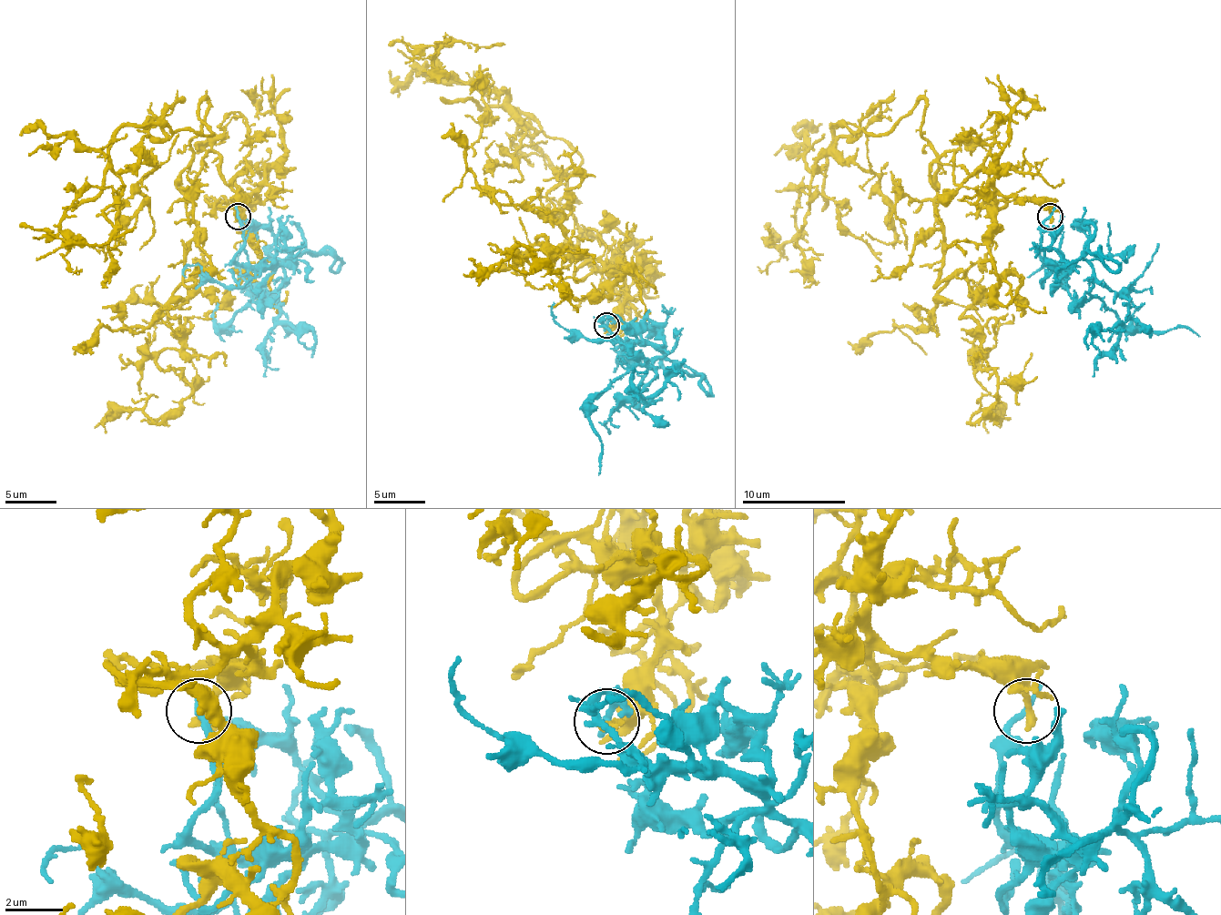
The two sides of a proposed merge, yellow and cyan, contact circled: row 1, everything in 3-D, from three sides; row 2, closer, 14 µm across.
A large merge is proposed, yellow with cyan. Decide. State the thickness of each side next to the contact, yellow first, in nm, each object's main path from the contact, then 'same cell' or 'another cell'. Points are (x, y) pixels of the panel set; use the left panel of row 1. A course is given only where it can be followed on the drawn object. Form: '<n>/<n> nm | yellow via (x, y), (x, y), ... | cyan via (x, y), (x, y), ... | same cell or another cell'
340/260 nm | yellow via (239, 217), (256, 196), (212, 152), (178, 183), (208, 98), (212, 134), (146, 137), (60, 222), (135, 227) | cyan via (239, 217), (236, 258), (254, 291), (264, 299), (287, 284), (271, 297), (264, 359), (279, 369) | same cell

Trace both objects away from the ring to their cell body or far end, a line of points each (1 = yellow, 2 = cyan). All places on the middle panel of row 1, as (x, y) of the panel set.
1: (607, 324), (612, 249), (547, 211), (576, 200), (581, 157), (491, 85), (429, 72), (457, 41), (503, 44)
2: (607, 324), (612, 317), (605, 317), (615, 338), (656, 371), (640, 394), (646, 401), (633, 373), (648, 373)

